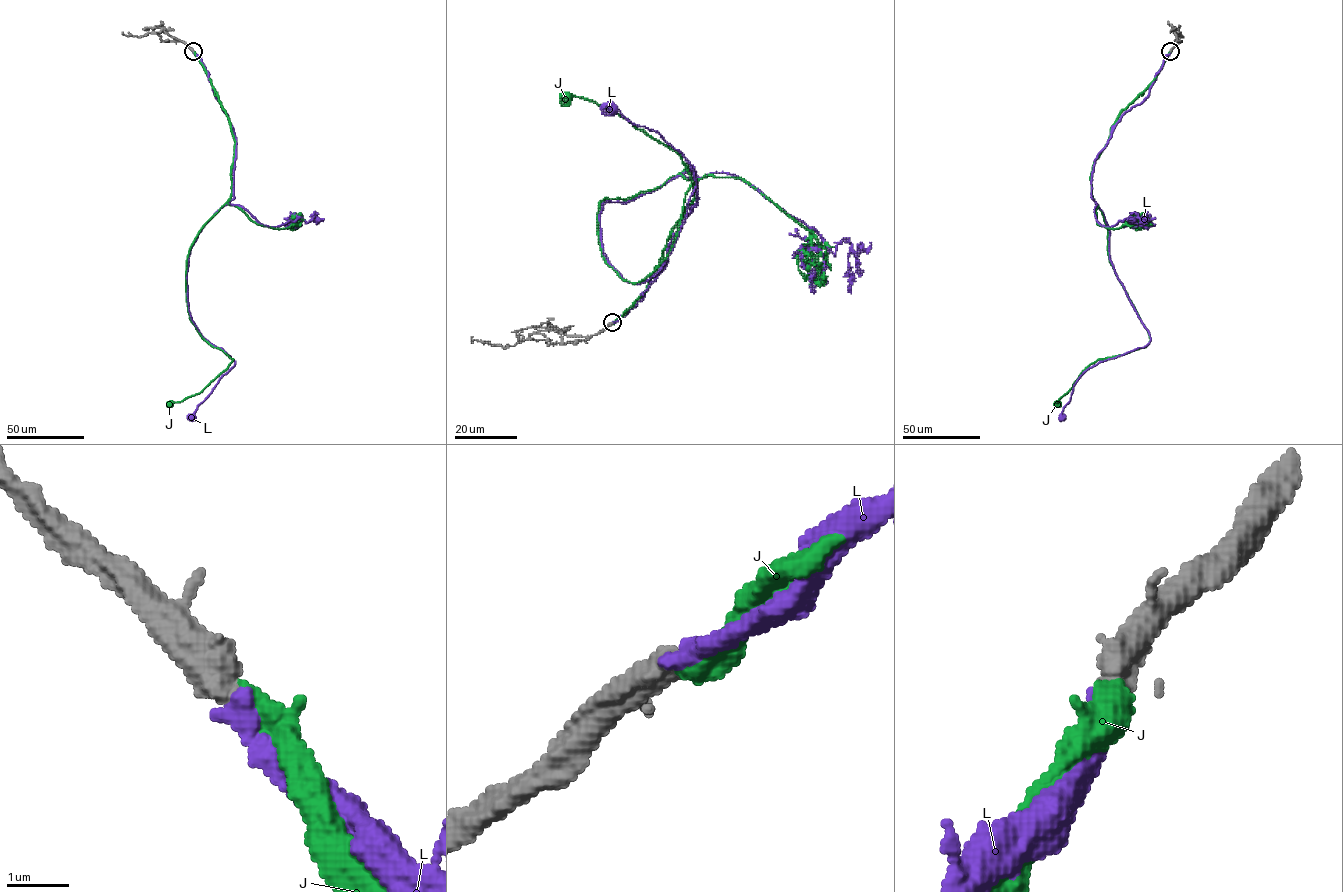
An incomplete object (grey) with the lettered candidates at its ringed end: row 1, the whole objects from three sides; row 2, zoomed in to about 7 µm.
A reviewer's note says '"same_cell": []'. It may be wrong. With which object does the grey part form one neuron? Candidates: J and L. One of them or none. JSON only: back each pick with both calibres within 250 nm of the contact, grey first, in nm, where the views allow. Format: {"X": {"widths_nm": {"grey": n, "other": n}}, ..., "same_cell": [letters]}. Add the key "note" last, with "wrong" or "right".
{"L": {"widths_nm": {"grey": 500, "other": 360}}, "same_cell": ["L"], "note": "wrong"}

